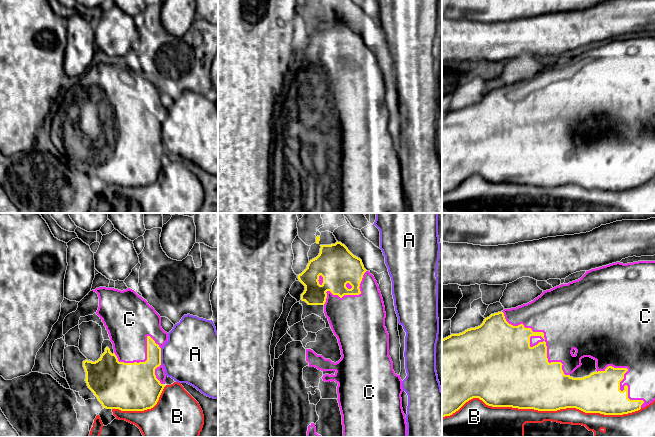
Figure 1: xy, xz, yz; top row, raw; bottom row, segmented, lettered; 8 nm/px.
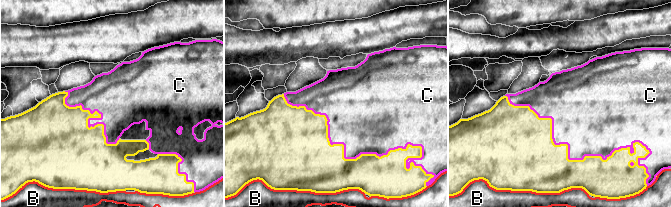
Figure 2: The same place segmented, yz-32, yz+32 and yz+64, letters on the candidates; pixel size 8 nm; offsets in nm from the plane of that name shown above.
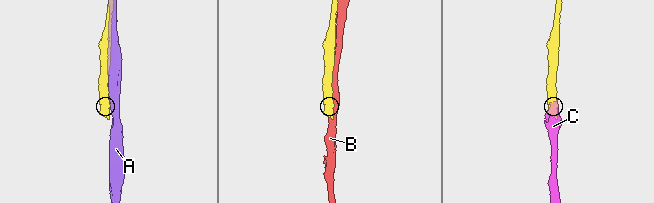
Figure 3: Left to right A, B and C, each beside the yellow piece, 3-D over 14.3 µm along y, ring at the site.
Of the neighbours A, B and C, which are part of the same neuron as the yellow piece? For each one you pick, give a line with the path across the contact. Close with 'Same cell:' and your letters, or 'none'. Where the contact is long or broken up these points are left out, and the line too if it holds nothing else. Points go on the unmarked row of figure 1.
Same cell: C

